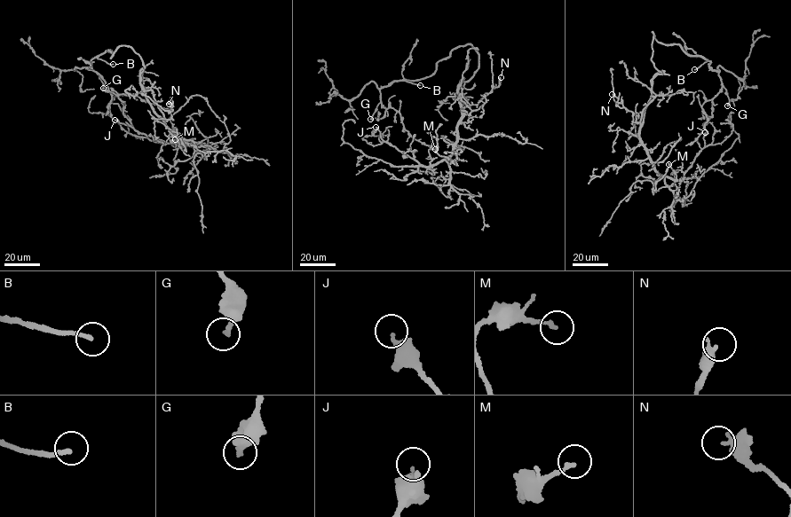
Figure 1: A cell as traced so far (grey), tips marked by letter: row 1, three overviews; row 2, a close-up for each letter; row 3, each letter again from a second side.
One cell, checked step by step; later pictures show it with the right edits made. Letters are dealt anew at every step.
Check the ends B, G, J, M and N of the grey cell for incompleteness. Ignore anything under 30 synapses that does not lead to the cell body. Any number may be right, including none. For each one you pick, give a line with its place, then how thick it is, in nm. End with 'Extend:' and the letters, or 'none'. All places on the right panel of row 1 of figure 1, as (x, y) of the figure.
B: place (694, 69); calibre 190 nm
Extend: B

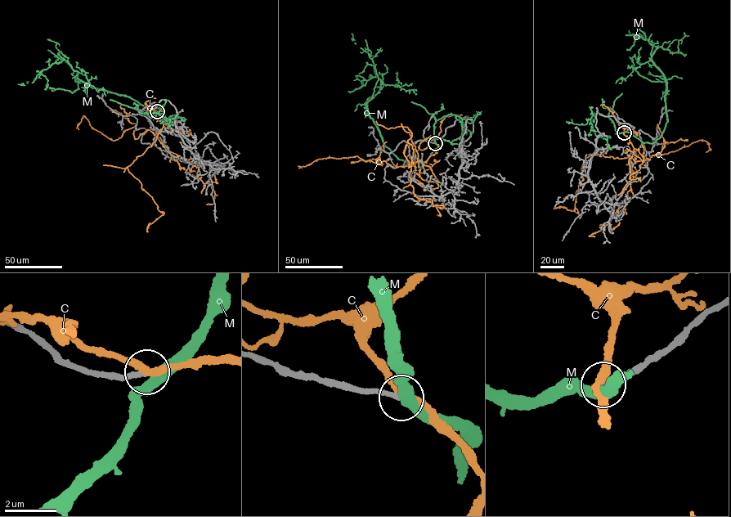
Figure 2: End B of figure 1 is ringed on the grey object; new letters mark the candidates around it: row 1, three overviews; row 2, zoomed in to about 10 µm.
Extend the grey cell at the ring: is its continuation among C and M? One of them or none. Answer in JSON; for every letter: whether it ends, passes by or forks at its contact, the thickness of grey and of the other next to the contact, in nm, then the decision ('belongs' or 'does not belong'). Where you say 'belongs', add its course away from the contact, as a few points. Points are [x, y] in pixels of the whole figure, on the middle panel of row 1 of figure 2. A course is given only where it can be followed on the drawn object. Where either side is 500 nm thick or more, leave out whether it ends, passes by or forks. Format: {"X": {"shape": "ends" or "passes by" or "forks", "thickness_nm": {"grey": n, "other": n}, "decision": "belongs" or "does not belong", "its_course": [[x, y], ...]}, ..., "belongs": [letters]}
{"C": {"shape": "passes by", "thickness_nm": {"grey": 190, "other": 280}, "decision": "does not belong"}, "M": {"shape": "passes by", "thickness_nm": {"grey": 180, "other": 400}, "decision": "does not belong"}, "belongs": []}

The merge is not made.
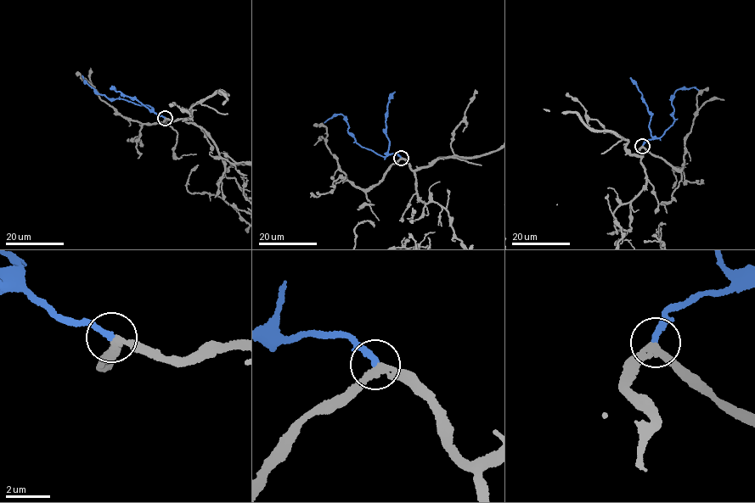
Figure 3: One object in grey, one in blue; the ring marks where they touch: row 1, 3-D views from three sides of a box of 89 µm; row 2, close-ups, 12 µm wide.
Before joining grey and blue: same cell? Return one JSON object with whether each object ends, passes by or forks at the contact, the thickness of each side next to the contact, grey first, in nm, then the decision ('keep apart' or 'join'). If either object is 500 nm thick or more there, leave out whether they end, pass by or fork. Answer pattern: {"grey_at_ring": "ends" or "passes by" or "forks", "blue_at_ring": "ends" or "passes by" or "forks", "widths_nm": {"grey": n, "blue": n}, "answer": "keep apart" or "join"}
{"grey_at_ring": "passes by", "blue_at_ring": "ends", "widths_nm": {"grey": 280, "blue": 280}, "answer": "join"}

